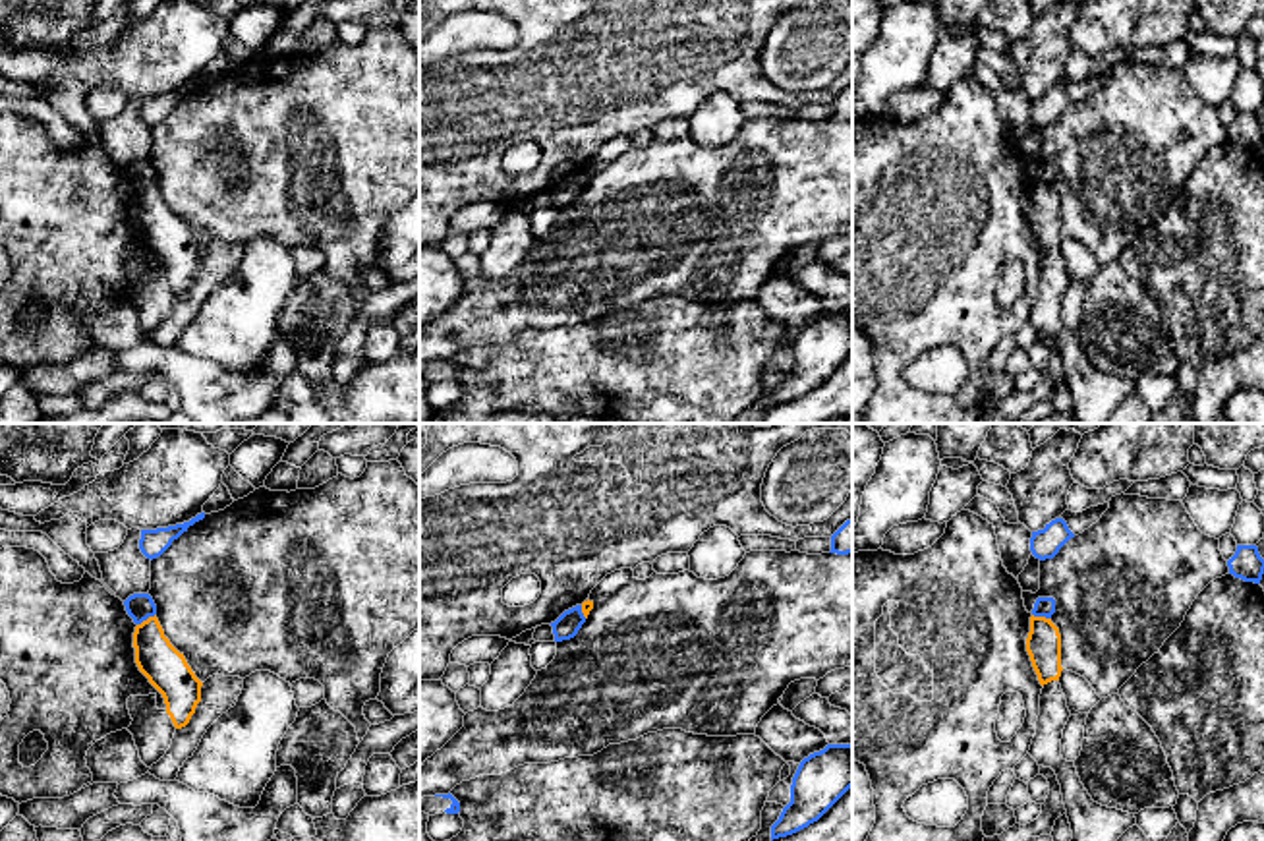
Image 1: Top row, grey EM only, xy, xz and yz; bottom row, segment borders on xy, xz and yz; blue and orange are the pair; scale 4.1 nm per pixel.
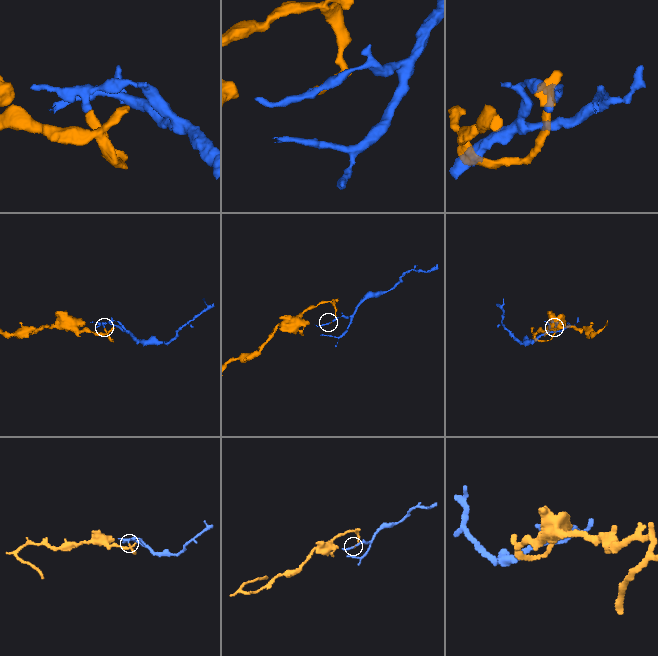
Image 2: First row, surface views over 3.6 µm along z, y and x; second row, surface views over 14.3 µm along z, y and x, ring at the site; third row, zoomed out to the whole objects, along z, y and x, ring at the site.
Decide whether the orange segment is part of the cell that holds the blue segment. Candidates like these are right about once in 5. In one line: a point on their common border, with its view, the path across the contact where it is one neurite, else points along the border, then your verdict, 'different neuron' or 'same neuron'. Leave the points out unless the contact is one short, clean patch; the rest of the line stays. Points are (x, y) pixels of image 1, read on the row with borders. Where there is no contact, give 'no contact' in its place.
contact xy (145, 619); border xy (155, 613), (138, 625); different neuron

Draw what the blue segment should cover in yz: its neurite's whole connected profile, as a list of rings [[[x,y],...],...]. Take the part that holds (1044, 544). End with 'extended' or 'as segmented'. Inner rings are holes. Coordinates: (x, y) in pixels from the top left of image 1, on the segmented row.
[[[1055,518],[1046,524],[1044,530],[1032,532],[1030,551],[1040,561],[1053,559],[1071,537],[1075,537],[1075,534],[1069,530],[1067,522]]]; as segmented

